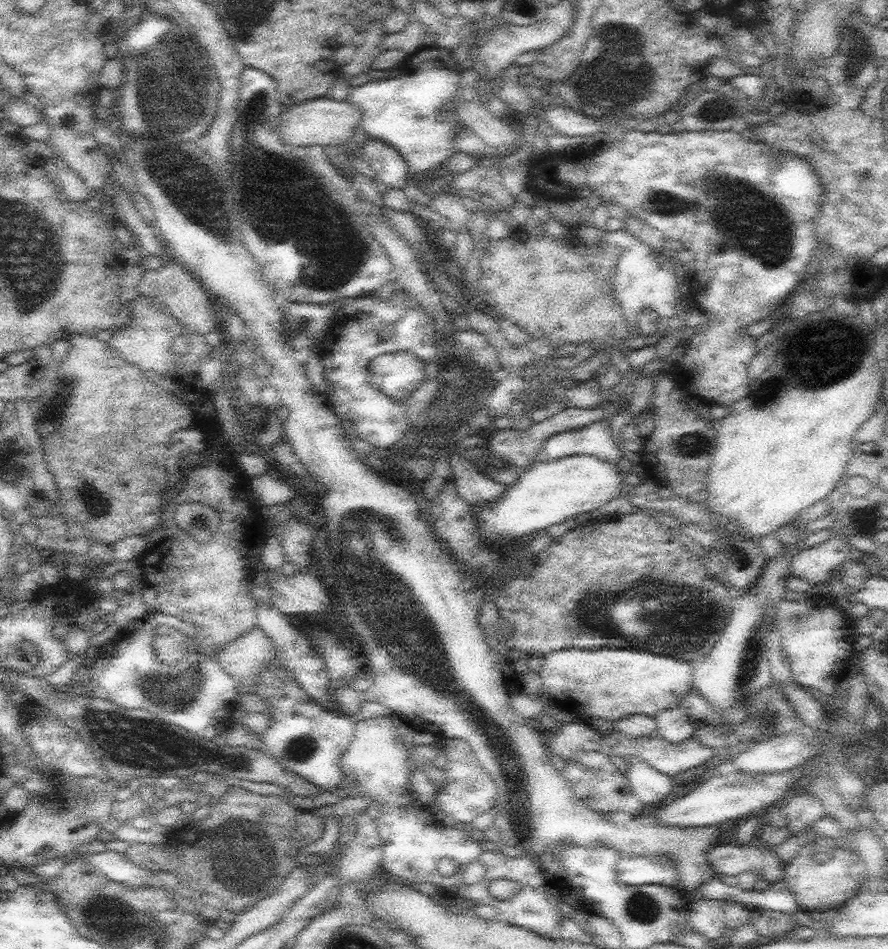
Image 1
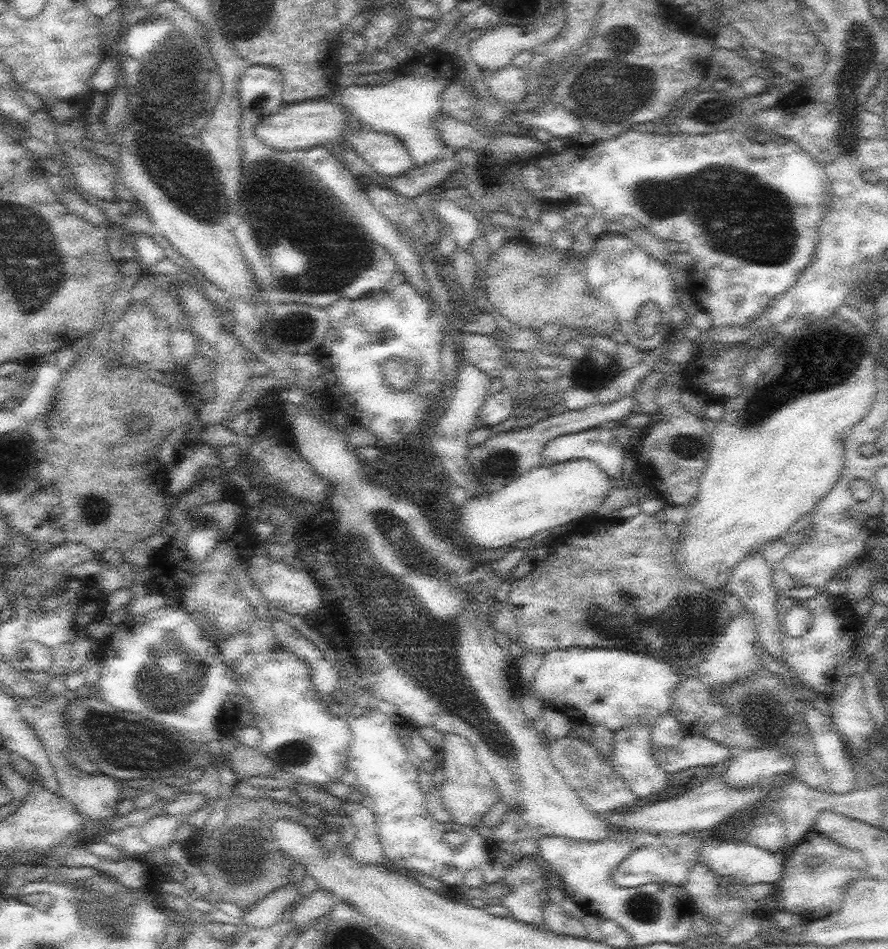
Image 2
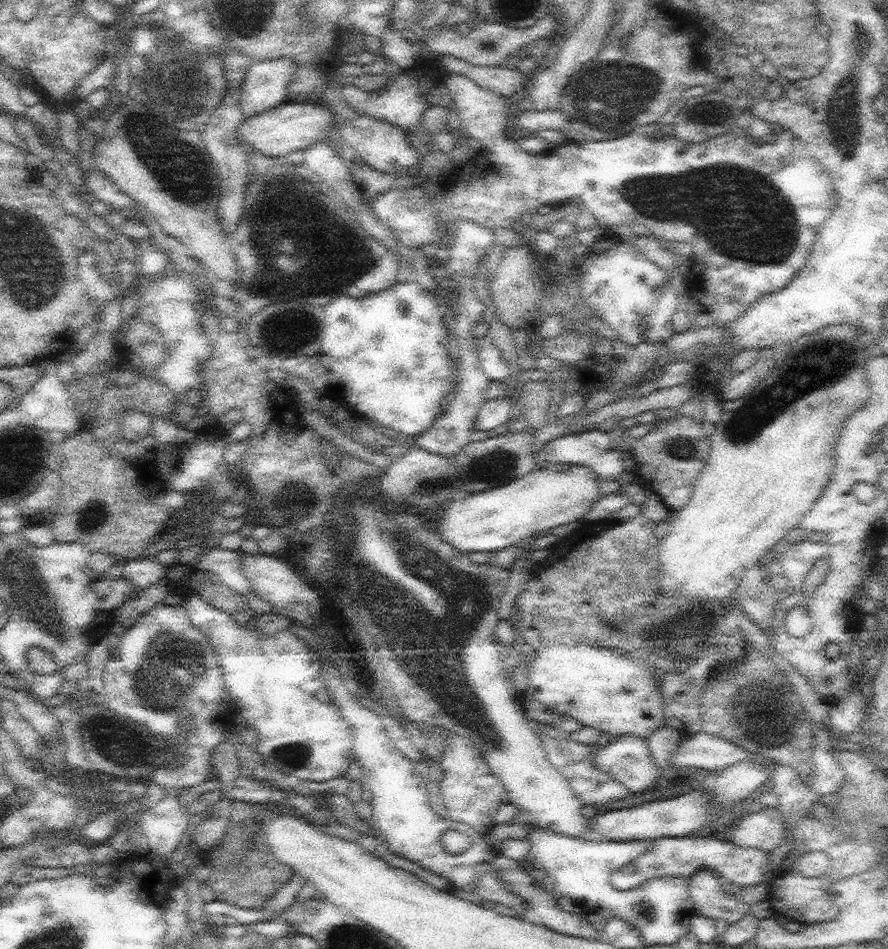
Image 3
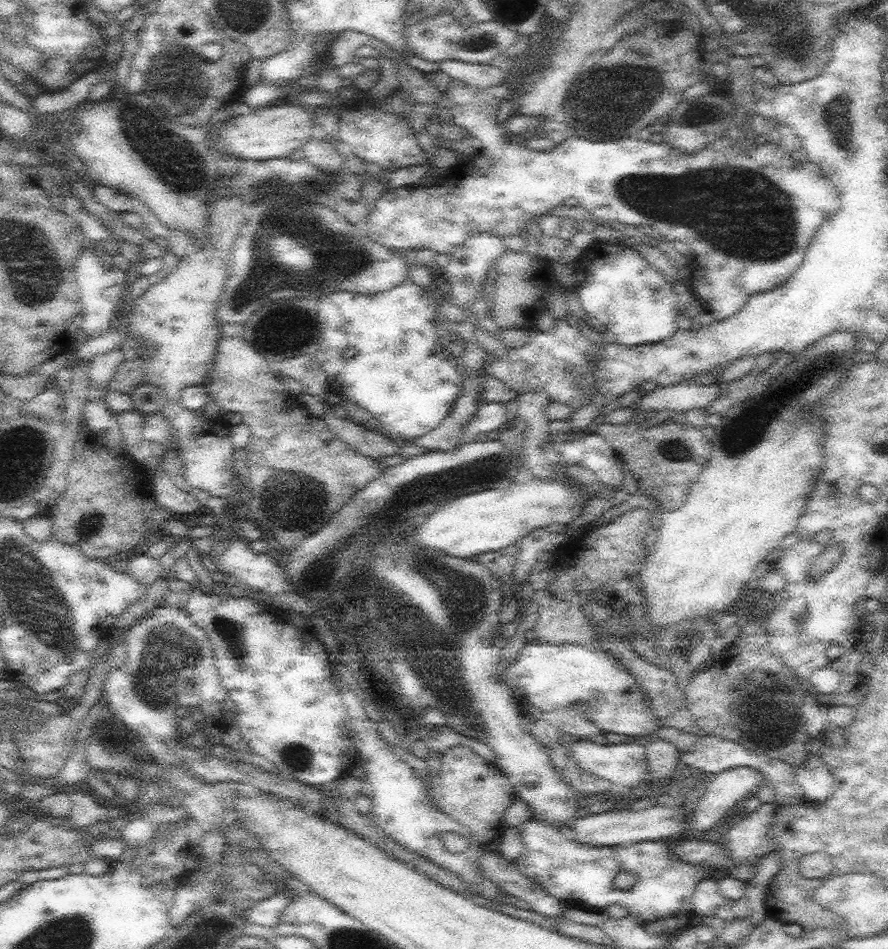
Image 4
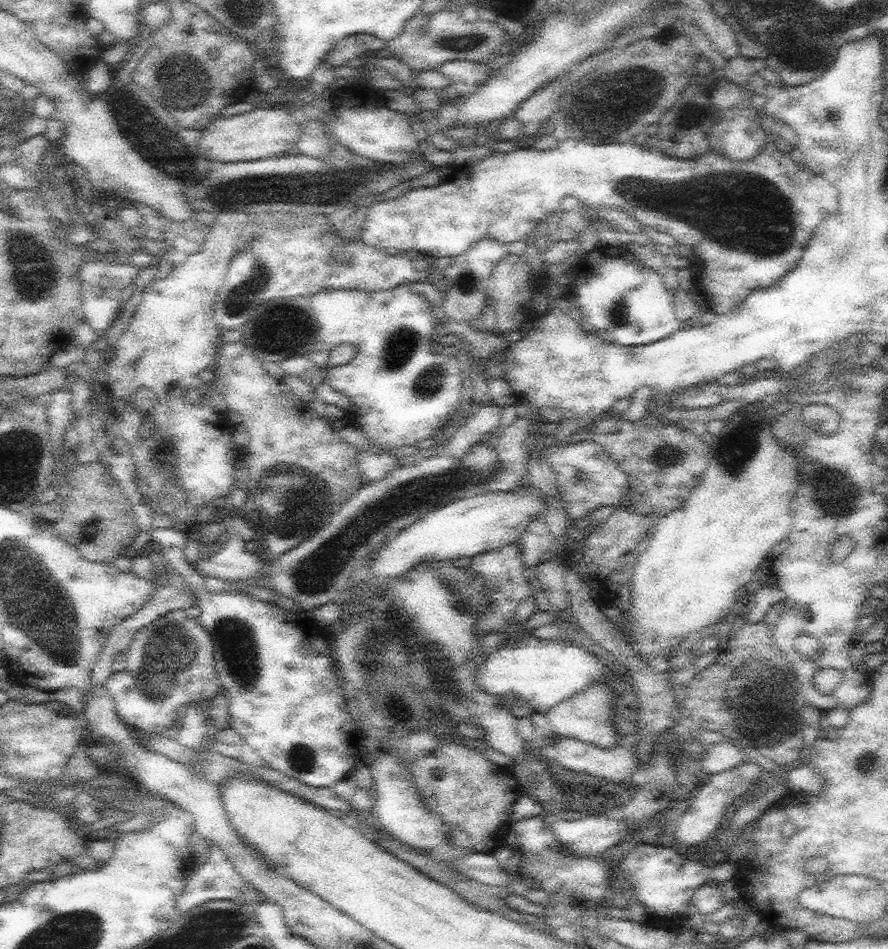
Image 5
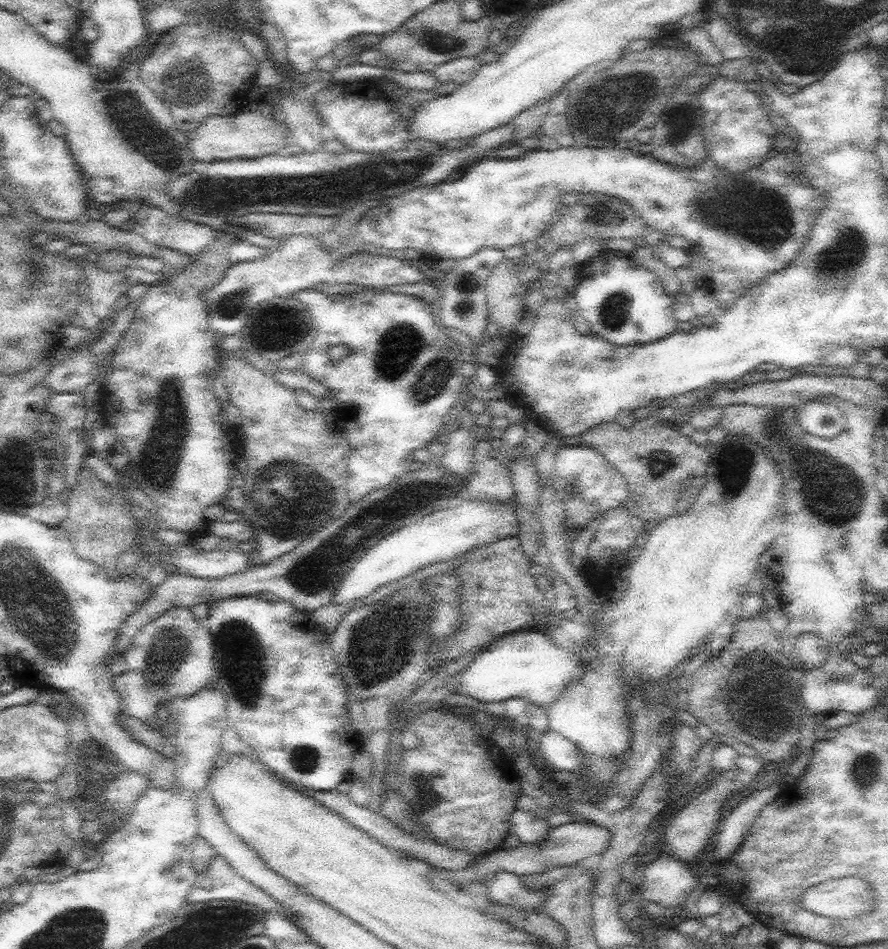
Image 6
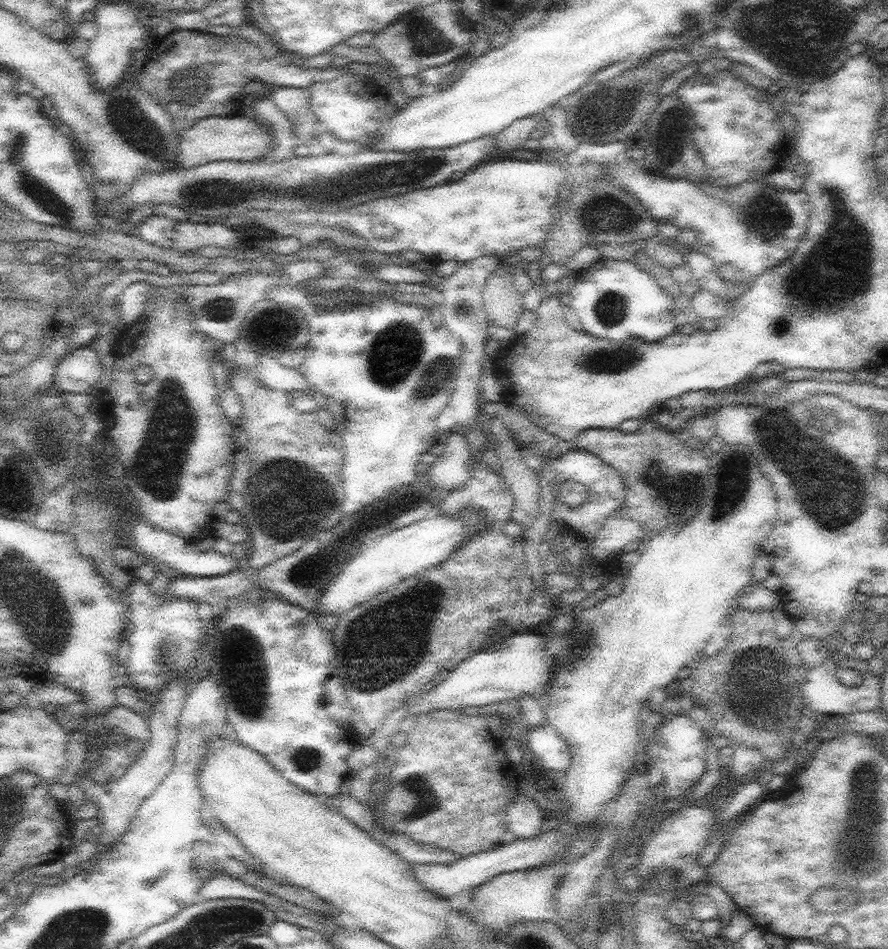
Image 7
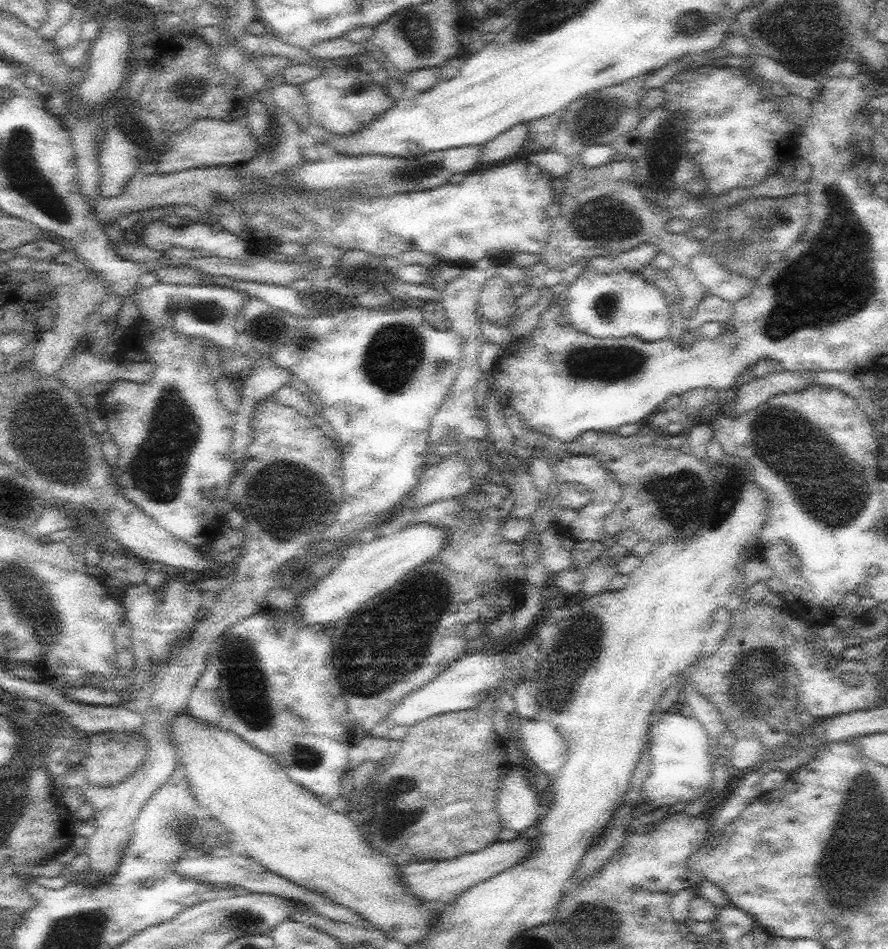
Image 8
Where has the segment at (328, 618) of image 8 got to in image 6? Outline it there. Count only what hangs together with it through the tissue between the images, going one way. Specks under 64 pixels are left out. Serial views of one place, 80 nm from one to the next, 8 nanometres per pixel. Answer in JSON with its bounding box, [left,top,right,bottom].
[334,499,519,604]

